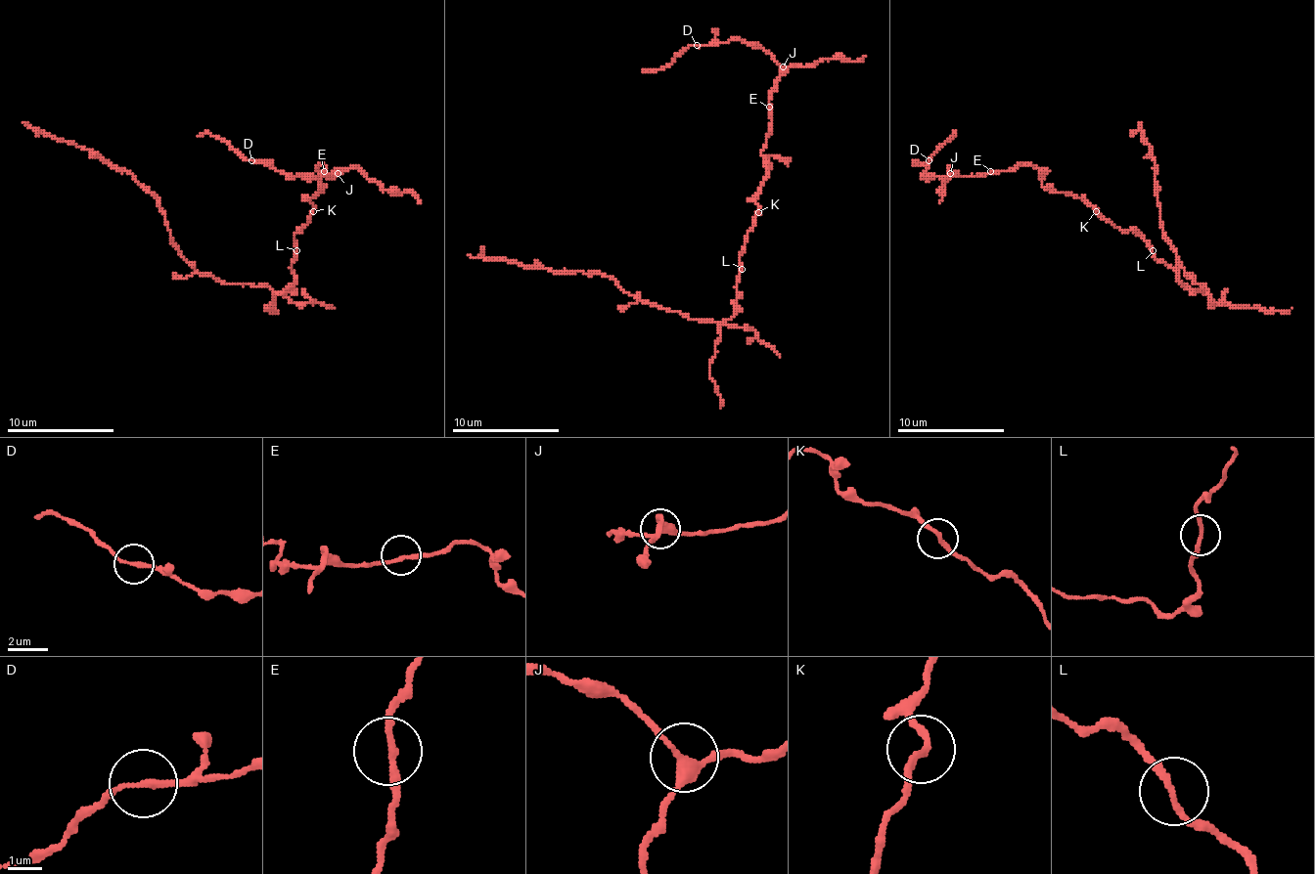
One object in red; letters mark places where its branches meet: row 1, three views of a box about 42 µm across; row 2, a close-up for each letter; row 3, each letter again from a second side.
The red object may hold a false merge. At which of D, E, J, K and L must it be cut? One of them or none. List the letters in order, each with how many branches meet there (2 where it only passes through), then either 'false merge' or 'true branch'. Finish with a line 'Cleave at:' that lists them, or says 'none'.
D: 2 branches meet; true branch
E: 2 branches meet; true branch
J: 3 branches meet; true branch
K: 2 branches meet; true branch
L: 2 branches meet; false merge
Cleave at: L

